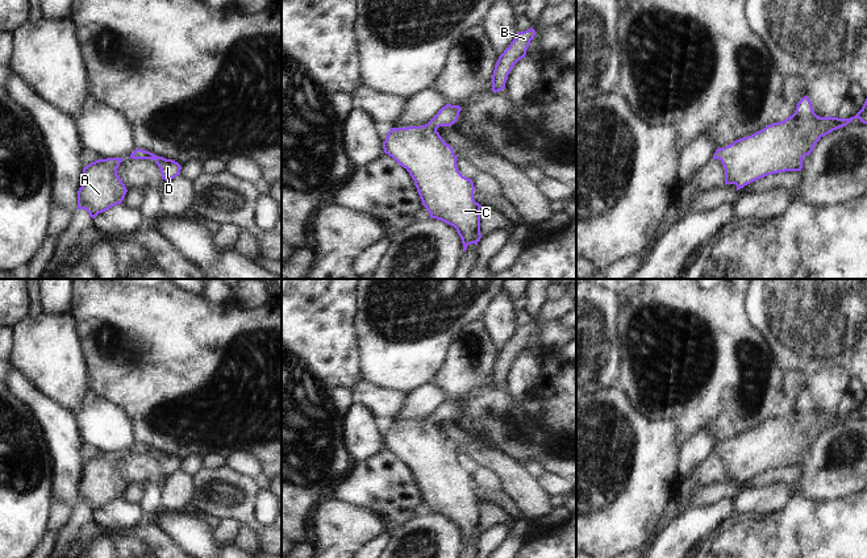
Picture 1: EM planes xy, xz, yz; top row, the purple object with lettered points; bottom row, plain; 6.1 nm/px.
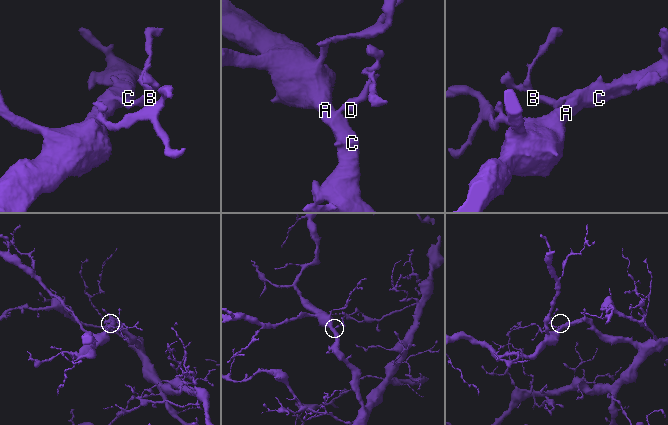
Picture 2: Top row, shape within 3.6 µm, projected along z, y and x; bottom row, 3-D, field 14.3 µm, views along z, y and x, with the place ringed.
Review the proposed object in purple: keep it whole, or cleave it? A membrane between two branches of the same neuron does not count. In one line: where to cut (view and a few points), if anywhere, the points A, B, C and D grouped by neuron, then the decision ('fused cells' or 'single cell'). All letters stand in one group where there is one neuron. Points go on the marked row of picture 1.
cut none; groups A B C D; single cell

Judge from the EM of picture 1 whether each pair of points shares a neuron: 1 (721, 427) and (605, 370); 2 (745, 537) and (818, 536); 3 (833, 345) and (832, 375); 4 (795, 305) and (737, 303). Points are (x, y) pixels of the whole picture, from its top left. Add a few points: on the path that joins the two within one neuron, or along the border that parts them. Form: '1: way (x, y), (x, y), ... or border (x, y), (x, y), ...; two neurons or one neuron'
1: border (620, 345), (620, 373), (617, 378); two neurons
2: way (763, 537), (800, 537); one neuron
3: border (853, 377), (838, 365), (822, 365), (807, 378); two neurons
4: border (746, 292), (746, 316), (758, 332); two neurons

